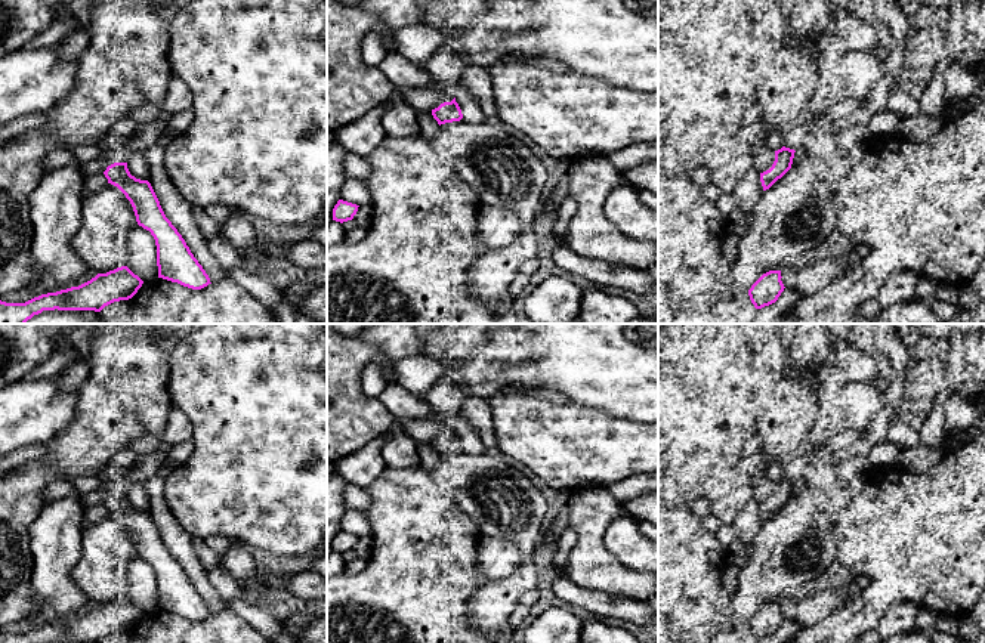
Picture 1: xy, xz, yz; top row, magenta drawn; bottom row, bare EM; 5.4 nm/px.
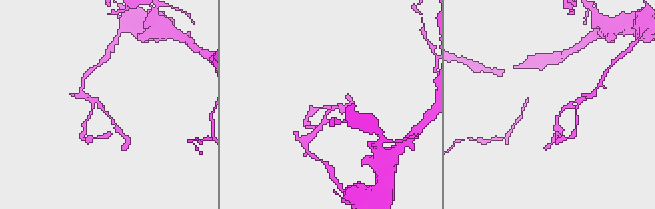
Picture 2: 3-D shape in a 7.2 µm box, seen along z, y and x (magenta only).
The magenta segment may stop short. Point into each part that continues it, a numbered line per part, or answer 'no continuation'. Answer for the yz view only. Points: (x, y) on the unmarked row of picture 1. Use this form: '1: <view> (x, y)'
no continuation

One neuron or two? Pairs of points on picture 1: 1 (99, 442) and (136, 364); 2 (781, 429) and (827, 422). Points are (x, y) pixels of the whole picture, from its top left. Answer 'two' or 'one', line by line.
1: two
2: two

